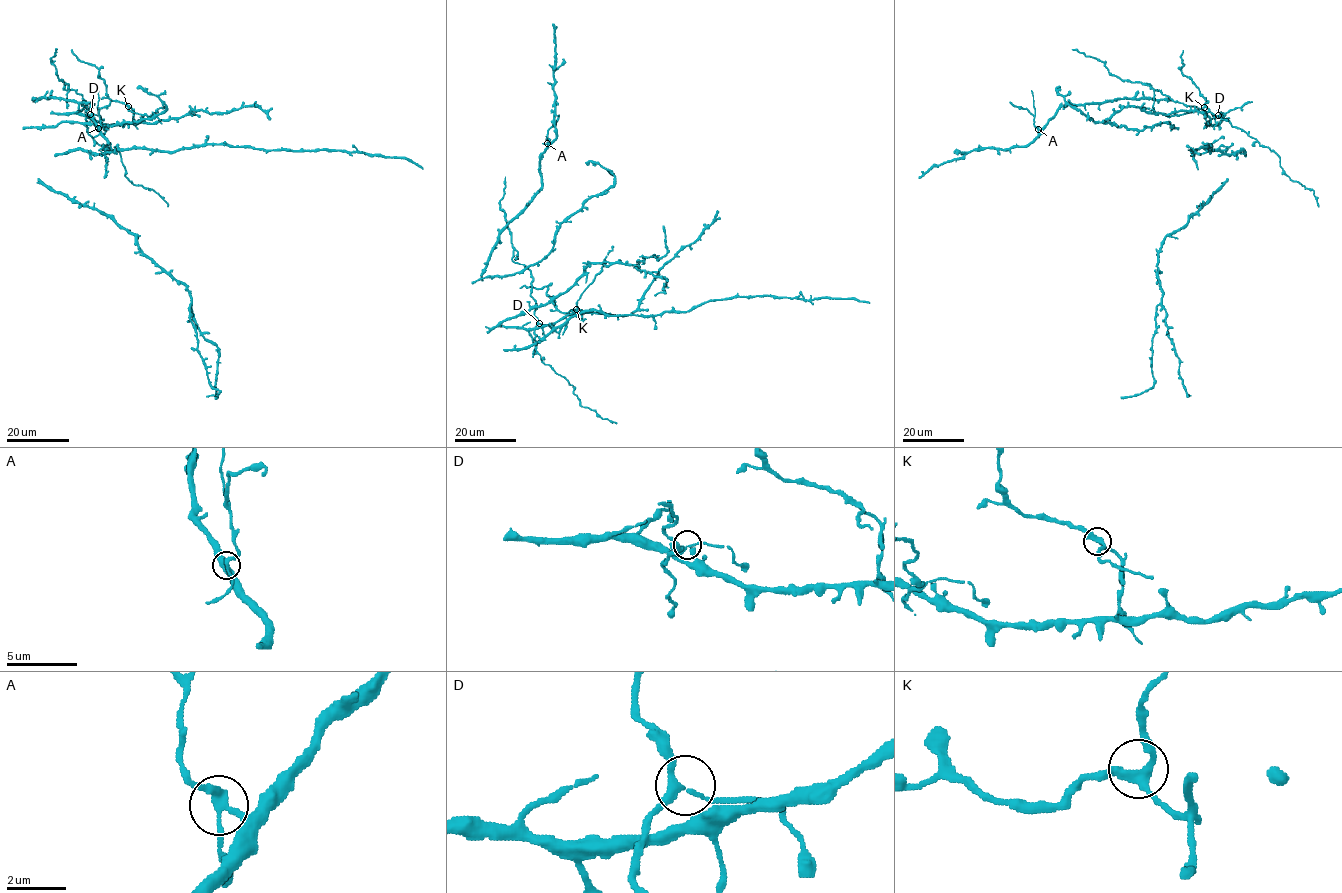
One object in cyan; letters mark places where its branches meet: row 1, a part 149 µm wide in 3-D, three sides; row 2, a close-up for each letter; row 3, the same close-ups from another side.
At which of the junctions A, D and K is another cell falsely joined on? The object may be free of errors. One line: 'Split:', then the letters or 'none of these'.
Split: A

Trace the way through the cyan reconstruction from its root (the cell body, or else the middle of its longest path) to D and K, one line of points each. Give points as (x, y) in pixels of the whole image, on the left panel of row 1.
D: (94, 140), (87, 132), (85, 120), (90, 114)
K: (94, 140), (87, 132), (85, 119), (135, 125), (133, 111), (128, 106)

